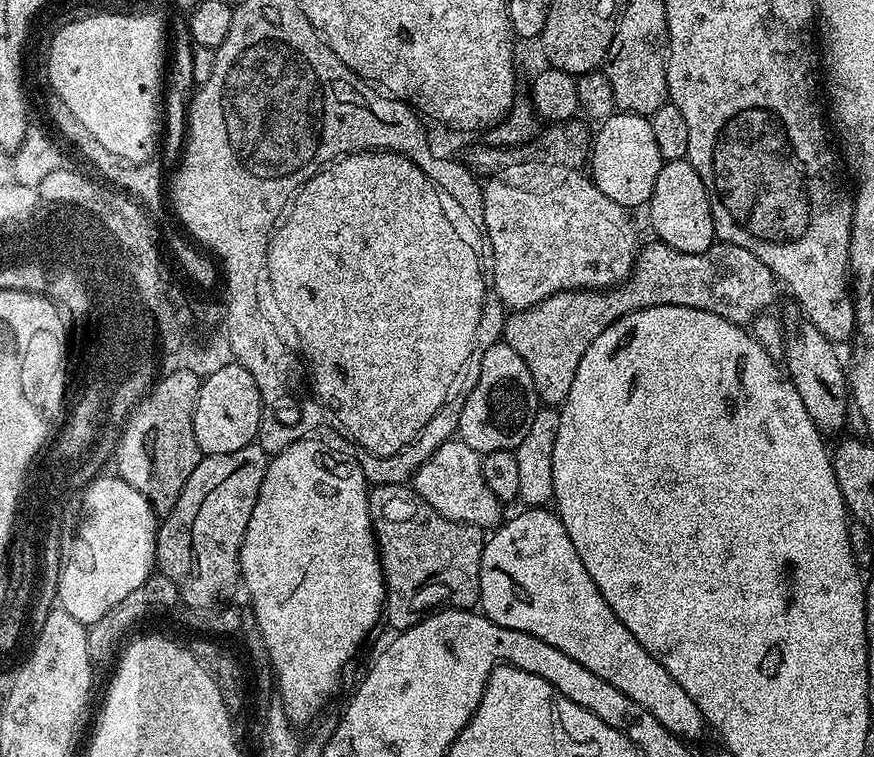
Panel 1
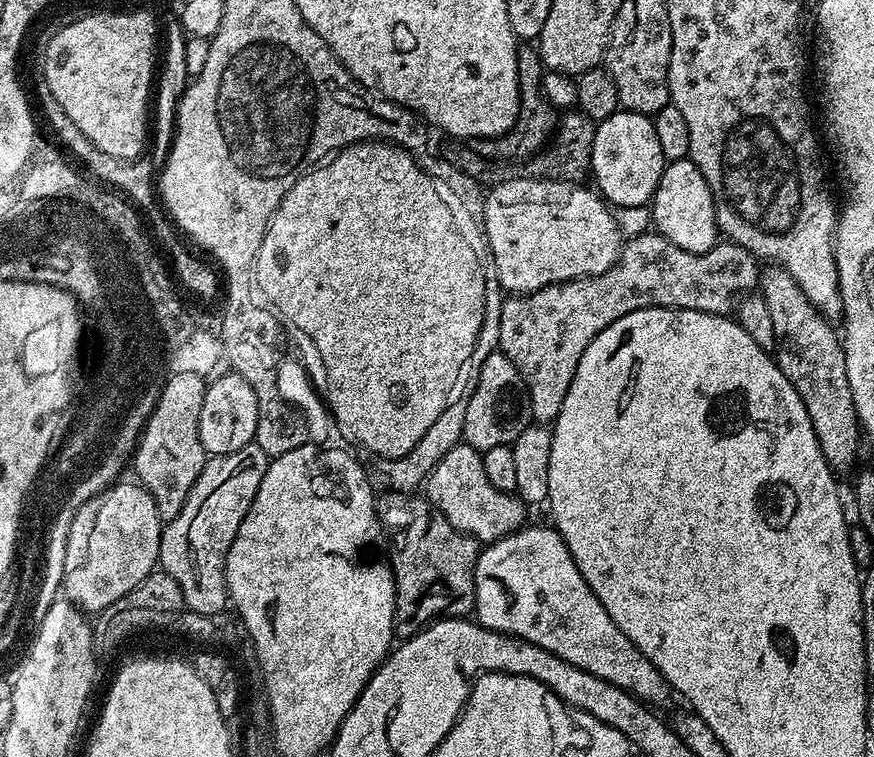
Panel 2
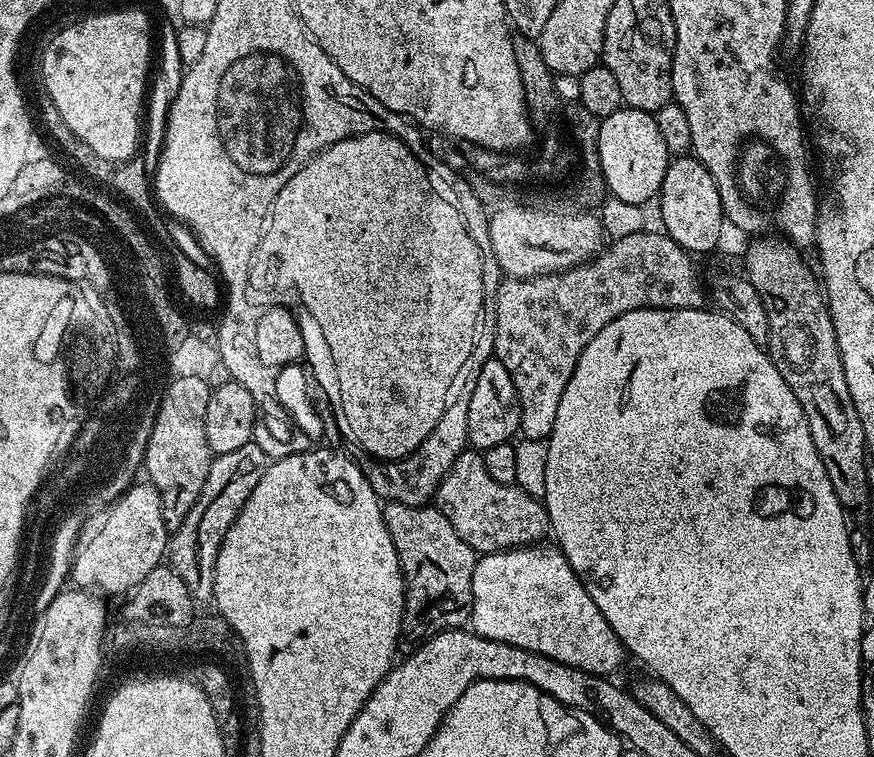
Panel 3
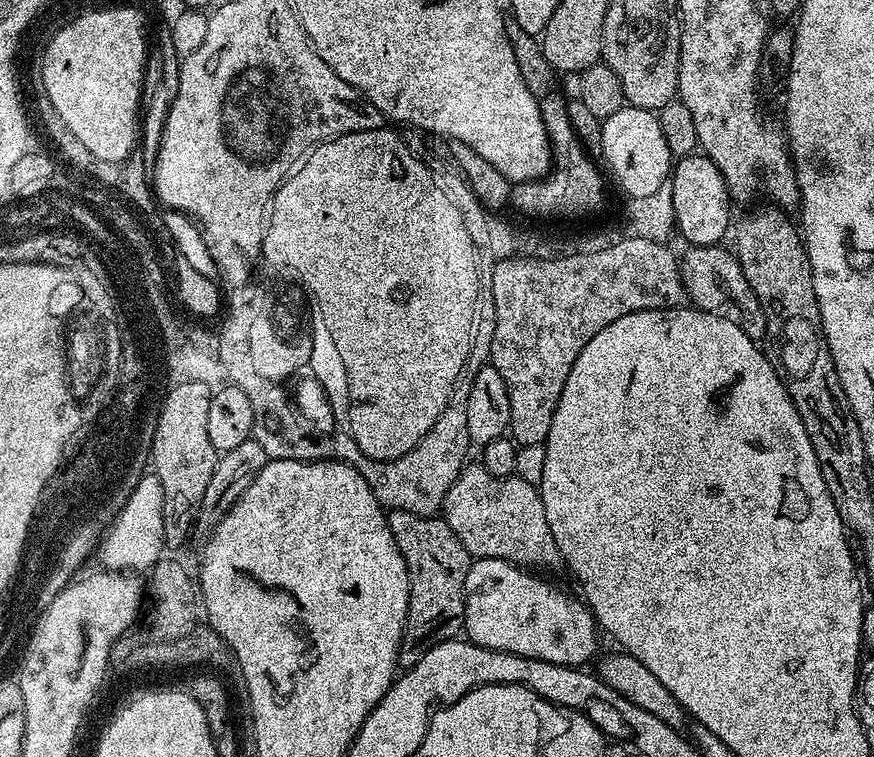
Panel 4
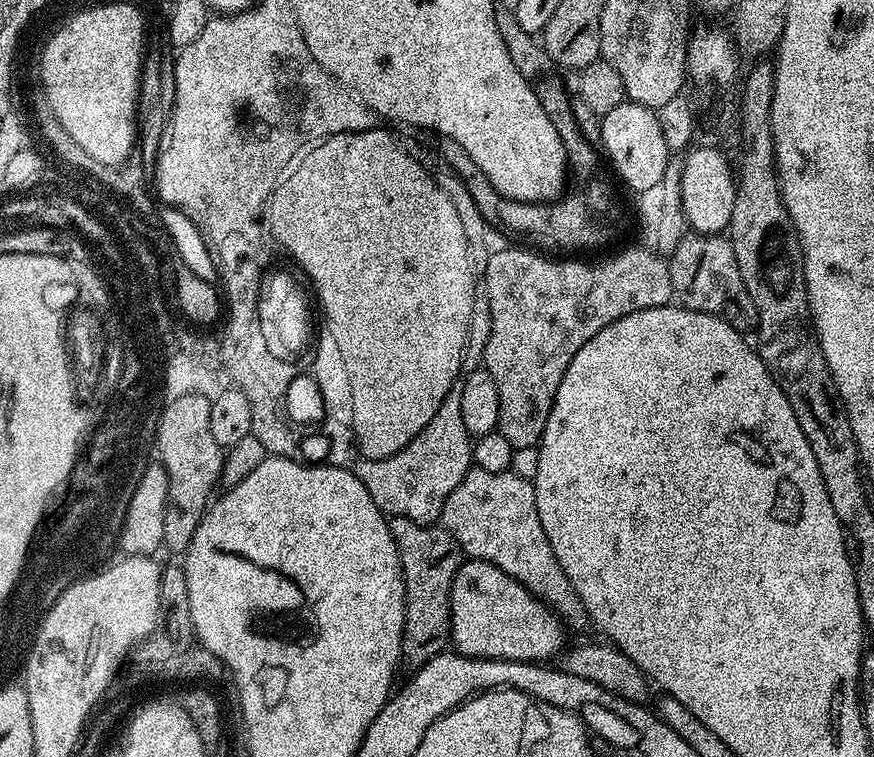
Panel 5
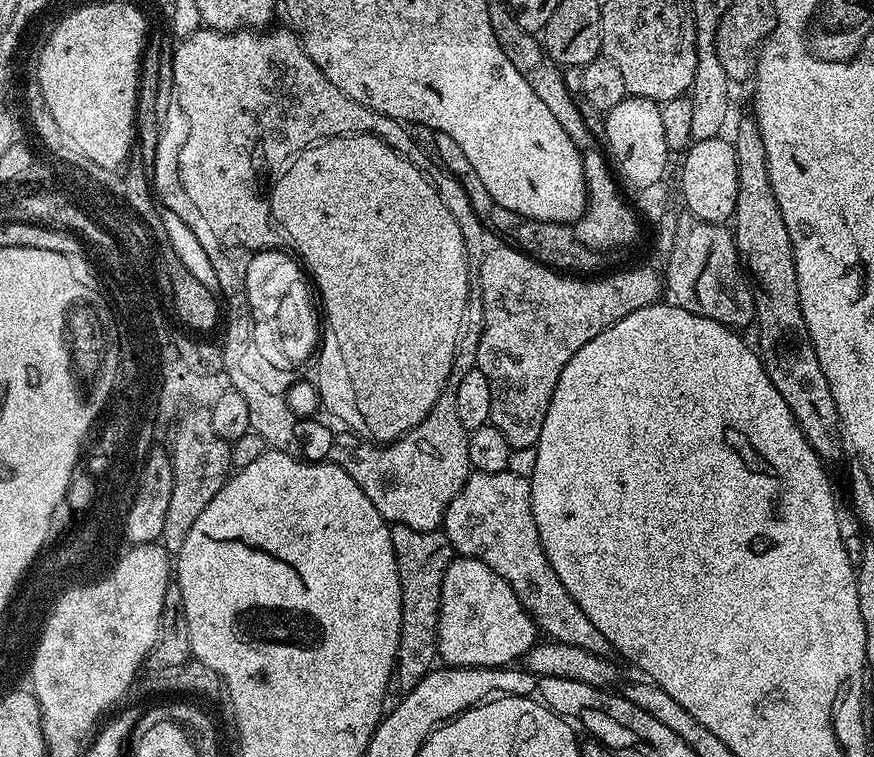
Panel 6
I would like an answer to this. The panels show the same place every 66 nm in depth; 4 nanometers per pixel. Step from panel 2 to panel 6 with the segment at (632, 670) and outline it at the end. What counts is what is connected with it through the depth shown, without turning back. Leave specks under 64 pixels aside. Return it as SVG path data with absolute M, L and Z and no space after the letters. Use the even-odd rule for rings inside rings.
M457 555L442 578L436 637L439 659L449 668L502 668L521 661L538 643L538 629L506 578L498 578L486 562Z

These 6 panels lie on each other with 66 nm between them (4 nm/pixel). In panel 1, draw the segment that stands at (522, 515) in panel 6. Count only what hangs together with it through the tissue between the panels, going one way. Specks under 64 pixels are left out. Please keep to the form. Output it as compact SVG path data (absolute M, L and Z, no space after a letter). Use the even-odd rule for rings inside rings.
M453 438L442 442L426 462L412 477L410 484L442 518L450 518L459 524L469 524L481 530L492 530L505 519L506 508L486 486L486 478L482 478L481 453L470 450L466 442Z

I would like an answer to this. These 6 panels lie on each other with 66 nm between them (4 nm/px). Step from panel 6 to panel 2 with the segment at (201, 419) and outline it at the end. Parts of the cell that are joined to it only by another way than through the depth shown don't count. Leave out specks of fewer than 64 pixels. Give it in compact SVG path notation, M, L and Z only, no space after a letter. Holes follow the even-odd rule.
M174 373L165 379L162 394L146 422L144 433L136 444L136 454L132 457L131 467L136 468L135 479L152 495L158 506L160 519L164 522L178 518L198 474L202 474L204 469L206 453L198 438L198 418L202 414L202 398L206 387L204 379L198 373Z

